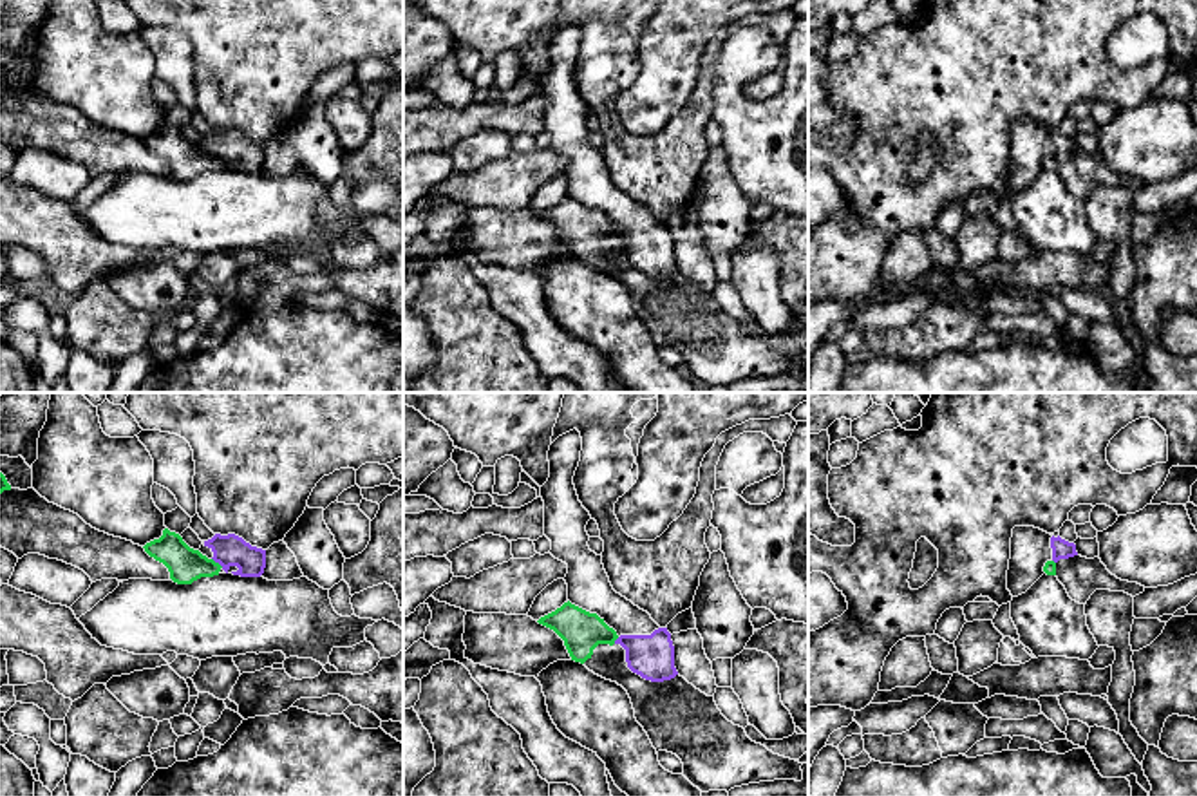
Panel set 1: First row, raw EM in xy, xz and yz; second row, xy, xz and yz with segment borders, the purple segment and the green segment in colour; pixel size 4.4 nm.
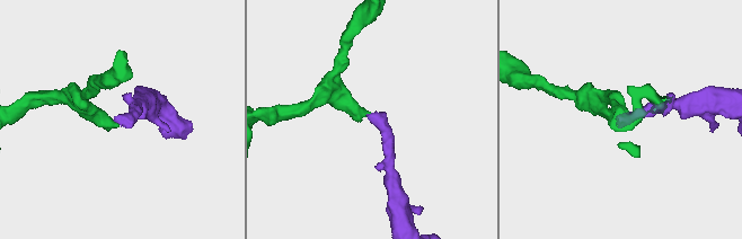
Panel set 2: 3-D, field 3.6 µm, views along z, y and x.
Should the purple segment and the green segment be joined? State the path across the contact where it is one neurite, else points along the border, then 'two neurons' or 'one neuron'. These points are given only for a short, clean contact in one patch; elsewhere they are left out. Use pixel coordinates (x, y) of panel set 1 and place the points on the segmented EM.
border xy (212, 558), (223, 567); two neurons

